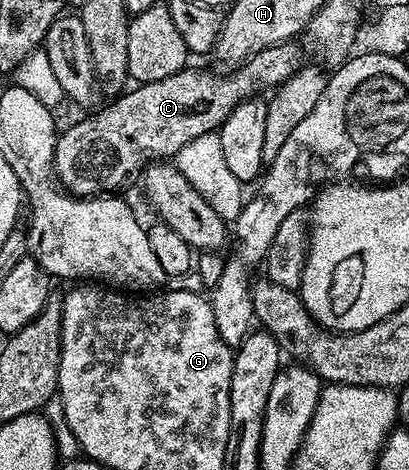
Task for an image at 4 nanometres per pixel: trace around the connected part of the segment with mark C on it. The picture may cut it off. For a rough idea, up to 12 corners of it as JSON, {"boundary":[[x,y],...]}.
{"boundary":[[297,44],[124,90],[58,136],[55,178],[118,192],[301,66]]}

